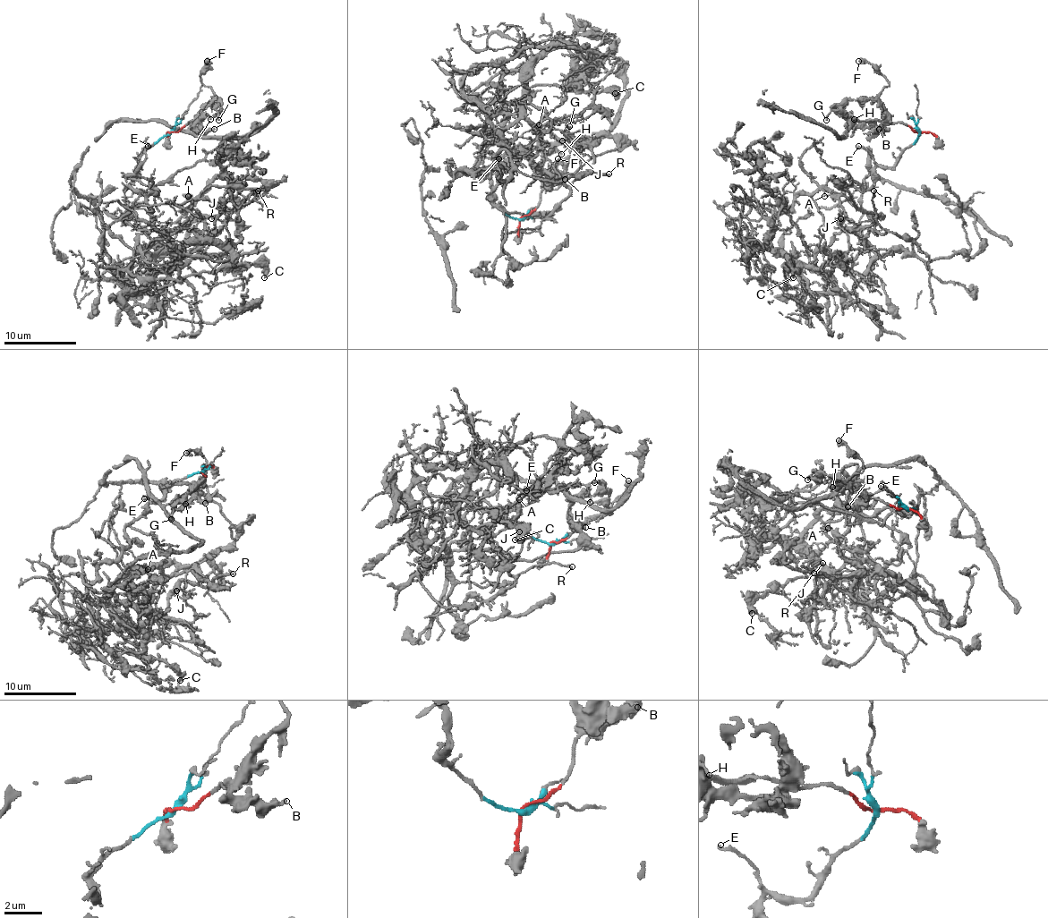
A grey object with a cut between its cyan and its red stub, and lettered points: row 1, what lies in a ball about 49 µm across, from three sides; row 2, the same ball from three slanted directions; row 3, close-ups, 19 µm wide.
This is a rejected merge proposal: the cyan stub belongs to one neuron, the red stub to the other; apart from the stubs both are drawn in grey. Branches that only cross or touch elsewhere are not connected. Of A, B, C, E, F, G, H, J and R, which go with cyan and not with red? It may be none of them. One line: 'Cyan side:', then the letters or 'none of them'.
Cyan side: A, C, E, J, R

